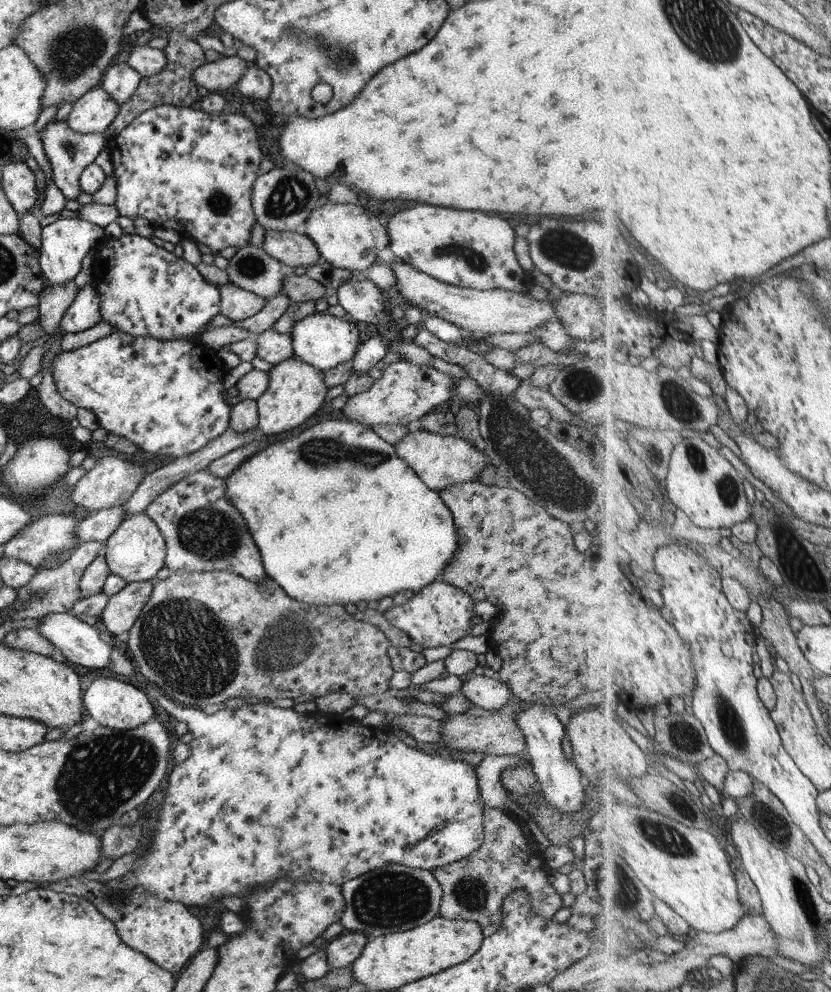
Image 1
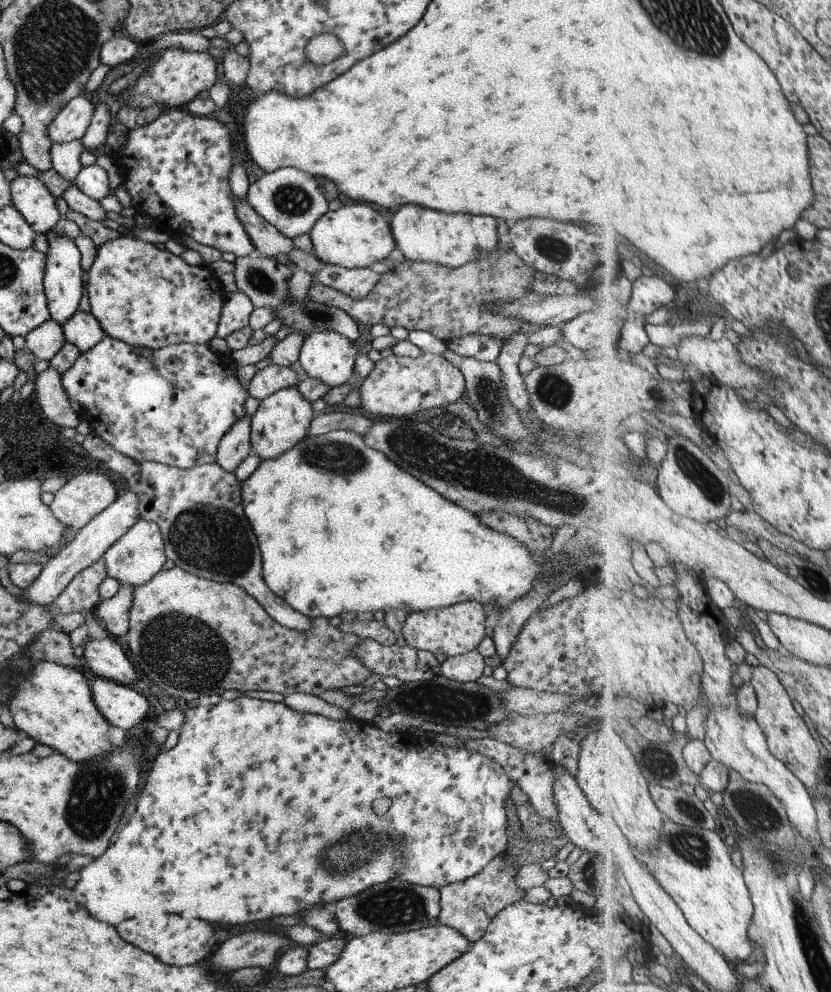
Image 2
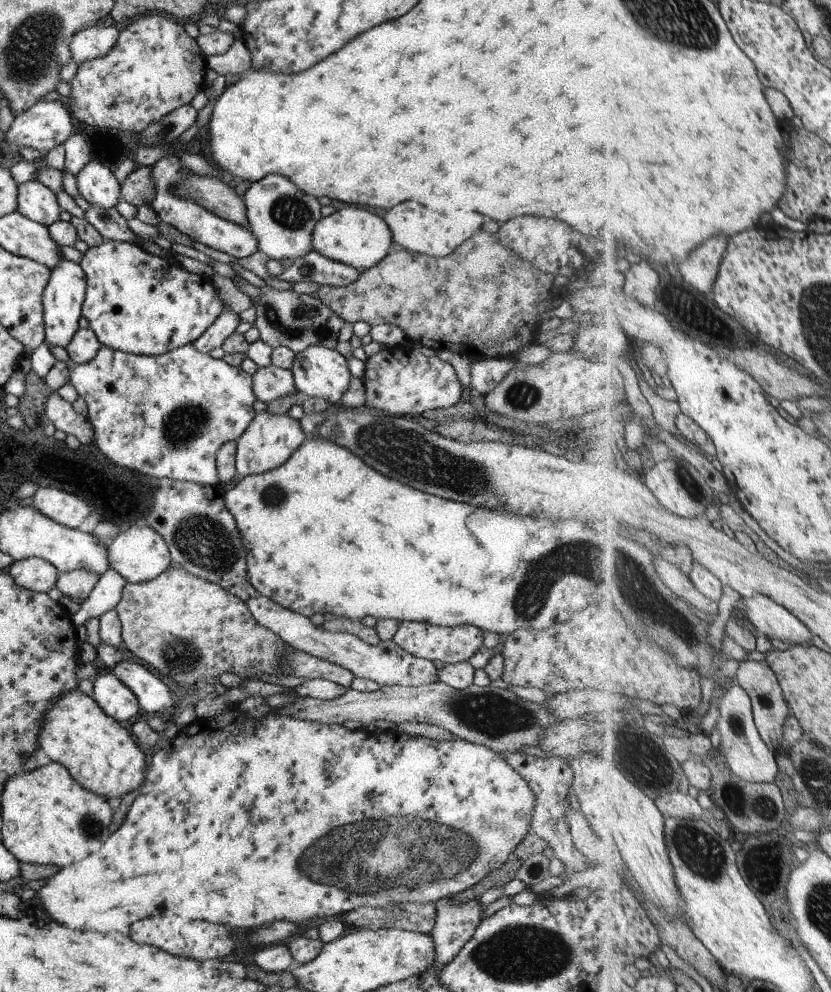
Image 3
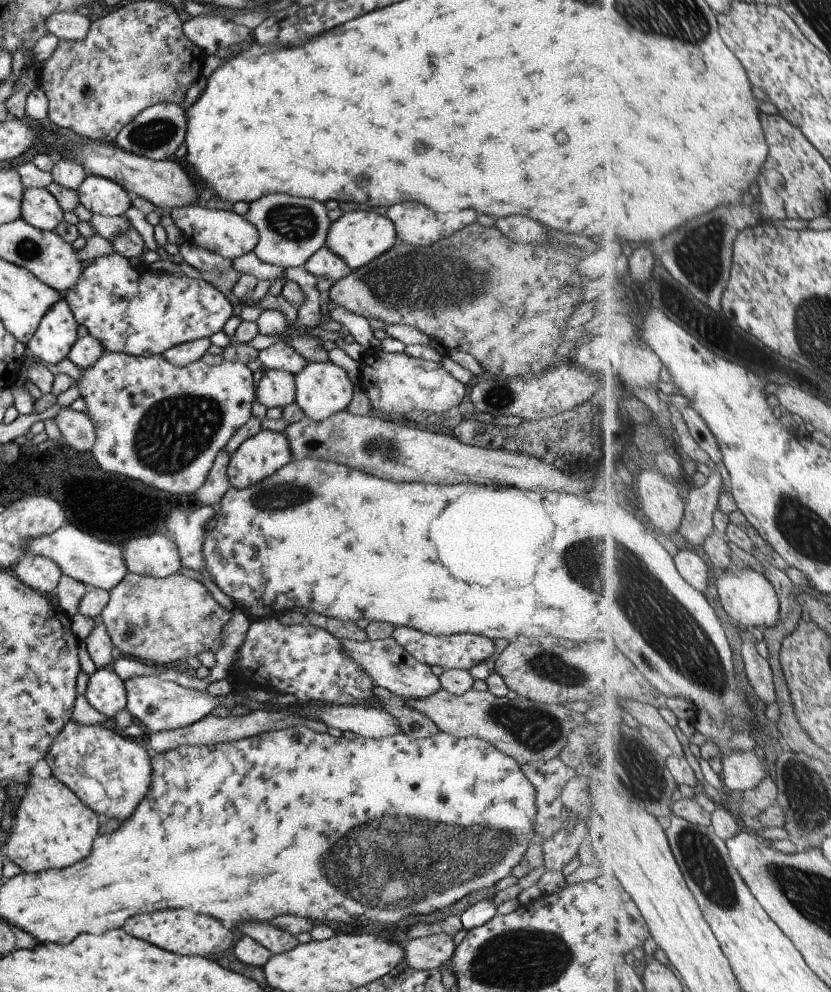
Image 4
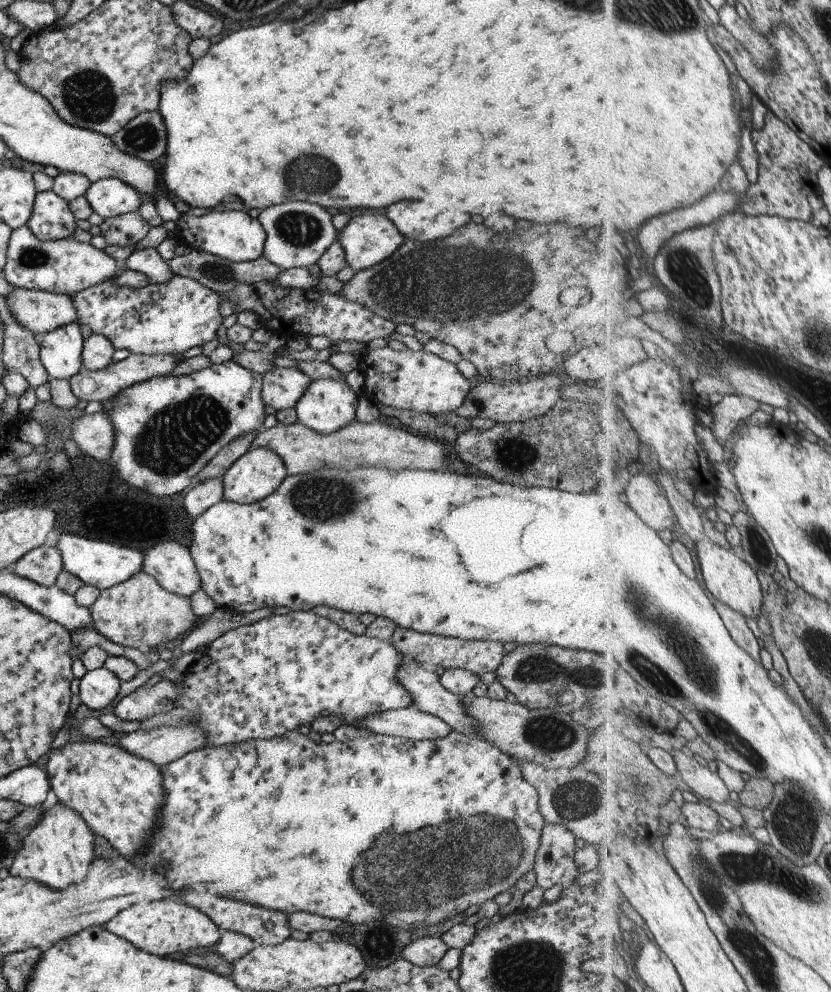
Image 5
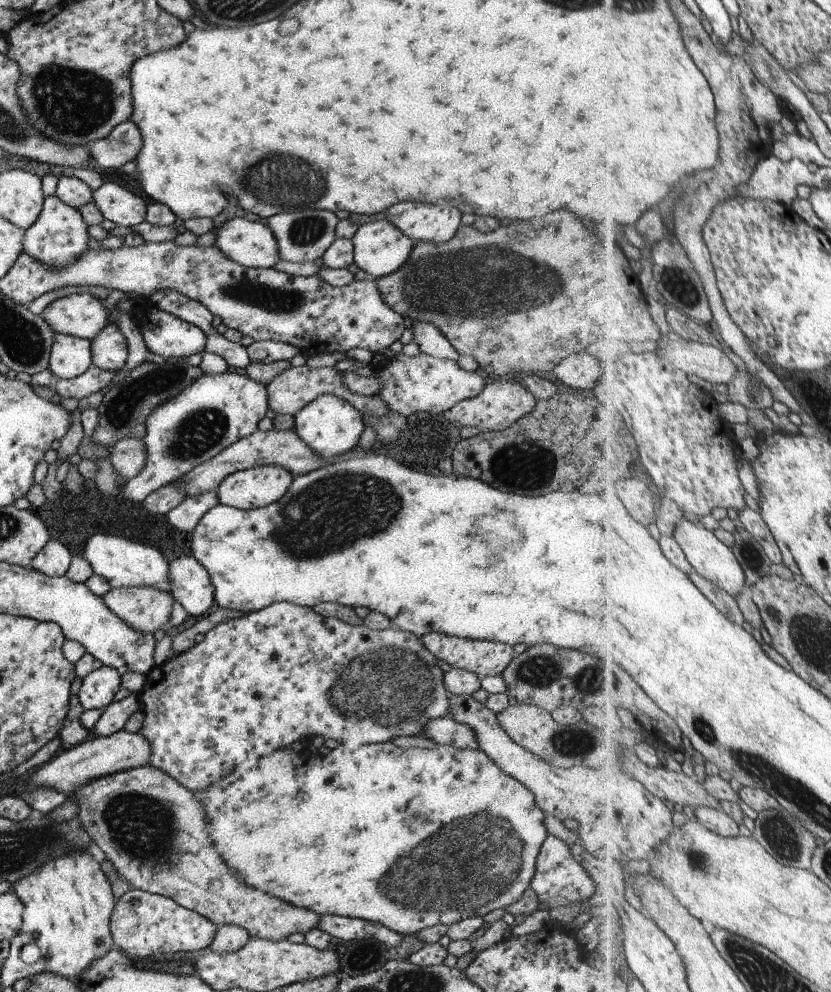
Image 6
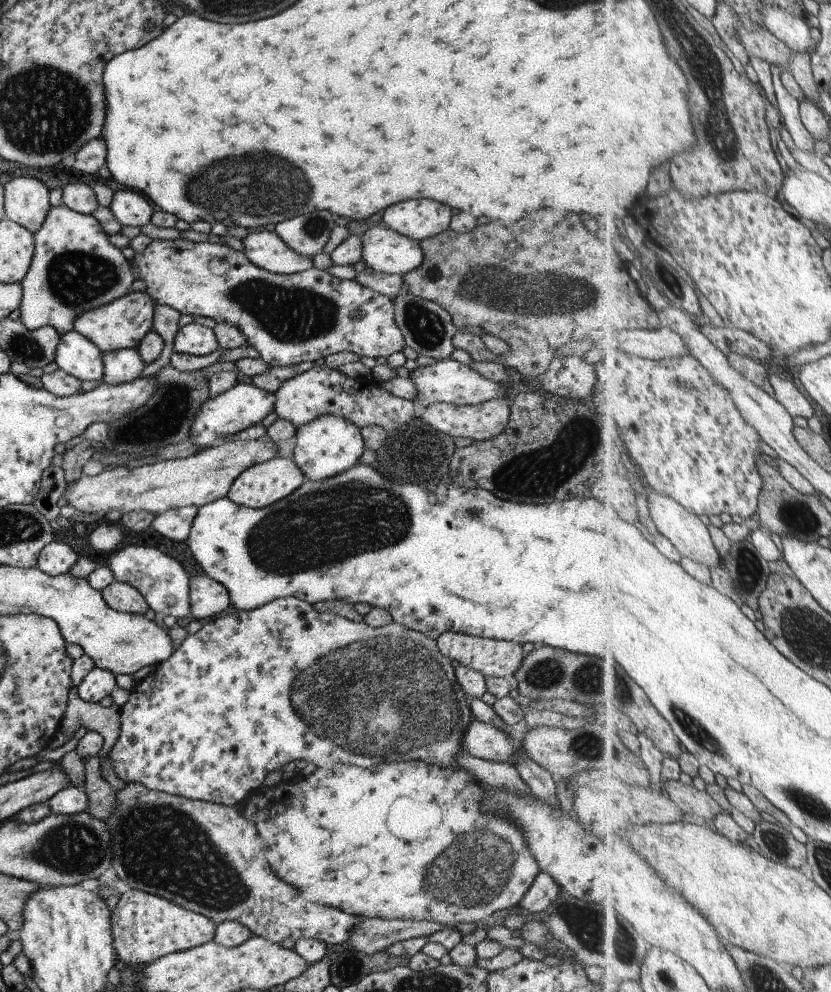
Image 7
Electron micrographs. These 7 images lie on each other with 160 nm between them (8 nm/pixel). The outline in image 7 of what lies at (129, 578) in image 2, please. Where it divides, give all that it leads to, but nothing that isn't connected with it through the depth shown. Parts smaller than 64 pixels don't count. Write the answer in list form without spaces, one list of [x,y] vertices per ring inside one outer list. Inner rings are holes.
[[[205,573],[188,579],[188,612],[193,618],[199,620],[205,616],[217,616],[230,605],[223,585],[211,580]]]

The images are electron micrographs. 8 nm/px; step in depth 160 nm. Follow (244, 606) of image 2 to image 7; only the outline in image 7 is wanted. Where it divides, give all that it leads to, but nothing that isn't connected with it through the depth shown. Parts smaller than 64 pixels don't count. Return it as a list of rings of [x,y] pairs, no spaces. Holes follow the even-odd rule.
[[[113,581],[100,590],[100,596],[109,608],[132,615],[144,615],[148,604],[130,584]]]

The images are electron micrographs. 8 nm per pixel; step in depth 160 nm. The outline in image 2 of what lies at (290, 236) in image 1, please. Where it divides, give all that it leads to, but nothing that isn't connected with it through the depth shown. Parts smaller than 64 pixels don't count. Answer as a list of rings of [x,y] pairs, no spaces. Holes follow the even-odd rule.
[[[233,199],[232,203],[236,208],[236,215],[239,222],[242,222],[245,232],[248,234],[254,252],[262,257],[274,258],[277,254],[288,254],[294,248],[293,241],[283,236],[273,224],[265,222],[247,203],[238,203]]]

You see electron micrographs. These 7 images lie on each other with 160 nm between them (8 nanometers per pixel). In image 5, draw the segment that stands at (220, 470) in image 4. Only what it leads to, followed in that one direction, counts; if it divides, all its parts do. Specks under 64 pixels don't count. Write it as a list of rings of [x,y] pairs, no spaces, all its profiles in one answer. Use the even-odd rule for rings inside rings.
[[[222,477],[206,478],[191,484],[183,496],[183,508],[191,518],[199,516],[222,499]]]

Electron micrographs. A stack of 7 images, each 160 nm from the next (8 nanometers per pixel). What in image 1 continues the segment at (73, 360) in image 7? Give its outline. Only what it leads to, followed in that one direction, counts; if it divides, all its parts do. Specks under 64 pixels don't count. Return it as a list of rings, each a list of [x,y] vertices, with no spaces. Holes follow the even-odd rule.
[[[52,218],[42,222],[40,245],[37,248],[39,266],[49,285],[67,282],[79,272],[81,260],[91,248],[97,247],[104,239],[103,229],[86,220],[75,218]]]

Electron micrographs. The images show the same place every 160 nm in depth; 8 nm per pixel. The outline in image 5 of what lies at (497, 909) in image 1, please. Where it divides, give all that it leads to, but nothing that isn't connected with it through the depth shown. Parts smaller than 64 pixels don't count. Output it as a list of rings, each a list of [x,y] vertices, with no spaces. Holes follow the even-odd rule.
[[[425,936],[412,940],[402,948],[400,954],[407,962],[420,967],[430,967],[445,954],[445,943],[437,936]]]

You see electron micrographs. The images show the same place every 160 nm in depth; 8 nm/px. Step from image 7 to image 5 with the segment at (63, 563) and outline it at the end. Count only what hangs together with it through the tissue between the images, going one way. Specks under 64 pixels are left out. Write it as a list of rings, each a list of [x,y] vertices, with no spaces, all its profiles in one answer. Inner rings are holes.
[[[41,545],[26,552],[16,563],[12,573],[19,578],[48,587],[54,584],[62,570],[58,549]]]

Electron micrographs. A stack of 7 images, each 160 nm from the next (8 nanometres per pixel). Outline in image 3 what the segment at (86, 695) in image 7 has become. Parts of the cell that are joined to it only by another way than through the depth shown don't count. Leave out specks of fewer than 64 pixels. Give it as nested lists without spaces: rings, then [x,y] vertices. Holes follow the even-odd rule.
[[[99,674],[93,679],[91,687],[92,699],[113,720],[127,722],[139,712],[140,706],[135,695],[115,675]]]

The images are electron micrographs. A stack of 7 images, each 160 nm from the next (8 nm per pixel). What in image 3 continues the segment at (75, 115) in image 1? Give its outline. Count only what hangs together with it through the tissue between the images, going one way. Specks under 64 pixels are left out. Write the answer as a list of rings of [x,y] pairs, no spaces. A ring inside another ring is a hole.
[[[43,100],[13,116],[13,123],[2,137],[14,150],[27,146],[42,153],[62,145],[73,127],[73,118],[65,104]]]

